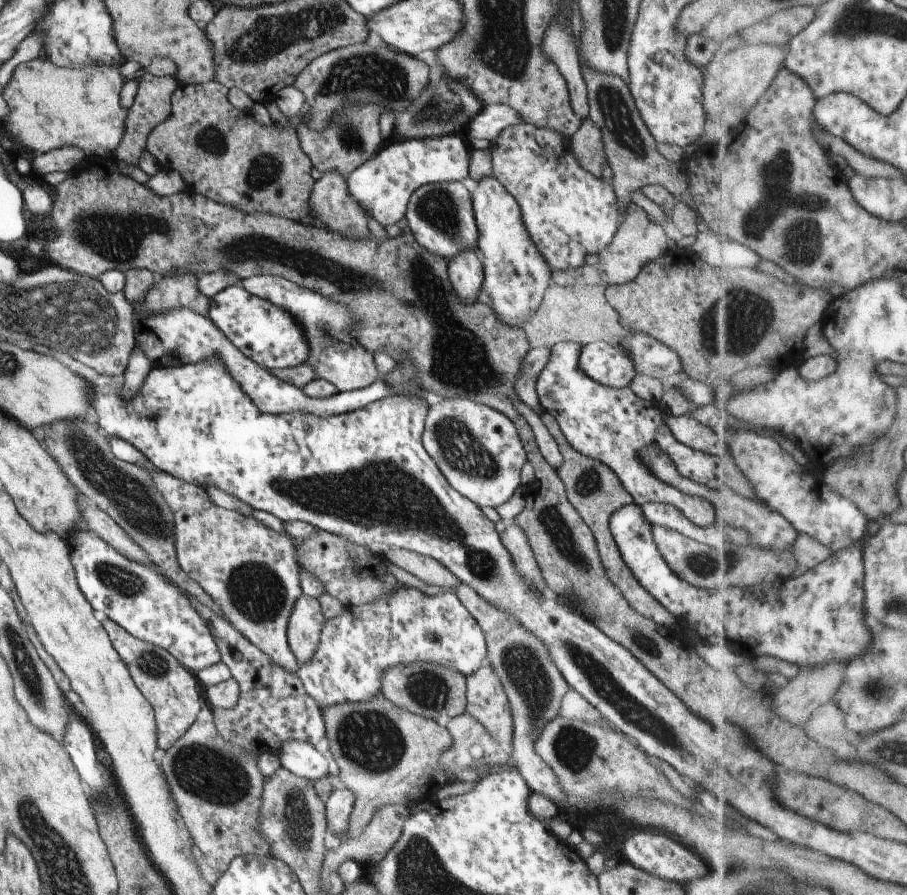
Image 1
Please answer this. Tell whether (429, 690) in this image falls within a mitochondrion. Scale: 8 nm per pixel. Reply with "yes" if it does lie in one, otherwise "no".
yes

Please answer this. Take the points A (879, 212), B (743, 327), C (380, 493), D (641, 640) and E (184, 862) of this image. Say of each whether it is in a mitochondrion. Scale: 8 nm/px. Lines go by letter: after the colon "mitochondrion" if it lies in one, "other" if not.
A: other
B: mitochondrion
C: mitochondrion
D: mitochondrion
E: other

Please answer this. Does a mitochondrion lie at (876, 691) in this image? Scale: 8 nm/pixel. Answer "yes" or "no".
yes

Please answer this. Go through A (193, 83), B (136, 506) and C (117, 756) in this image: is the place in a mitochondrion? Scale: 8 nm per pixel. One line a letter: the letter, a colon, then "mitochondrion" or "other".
A: other
B: mitochondrion
C: other

